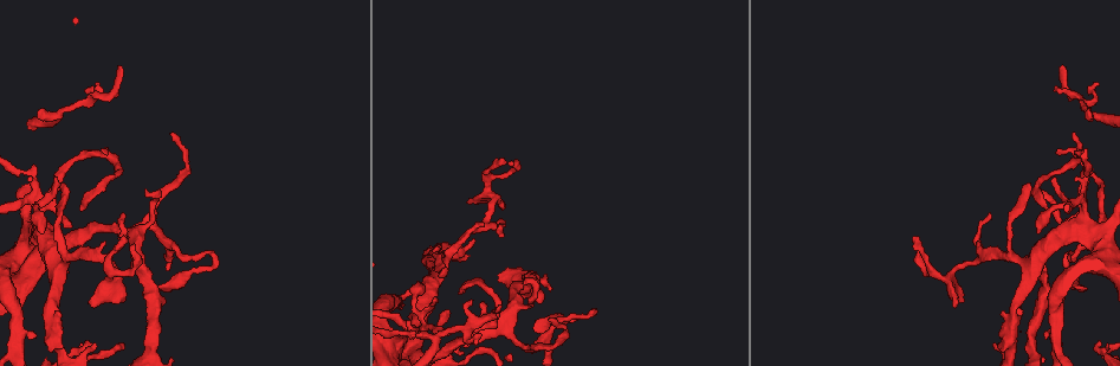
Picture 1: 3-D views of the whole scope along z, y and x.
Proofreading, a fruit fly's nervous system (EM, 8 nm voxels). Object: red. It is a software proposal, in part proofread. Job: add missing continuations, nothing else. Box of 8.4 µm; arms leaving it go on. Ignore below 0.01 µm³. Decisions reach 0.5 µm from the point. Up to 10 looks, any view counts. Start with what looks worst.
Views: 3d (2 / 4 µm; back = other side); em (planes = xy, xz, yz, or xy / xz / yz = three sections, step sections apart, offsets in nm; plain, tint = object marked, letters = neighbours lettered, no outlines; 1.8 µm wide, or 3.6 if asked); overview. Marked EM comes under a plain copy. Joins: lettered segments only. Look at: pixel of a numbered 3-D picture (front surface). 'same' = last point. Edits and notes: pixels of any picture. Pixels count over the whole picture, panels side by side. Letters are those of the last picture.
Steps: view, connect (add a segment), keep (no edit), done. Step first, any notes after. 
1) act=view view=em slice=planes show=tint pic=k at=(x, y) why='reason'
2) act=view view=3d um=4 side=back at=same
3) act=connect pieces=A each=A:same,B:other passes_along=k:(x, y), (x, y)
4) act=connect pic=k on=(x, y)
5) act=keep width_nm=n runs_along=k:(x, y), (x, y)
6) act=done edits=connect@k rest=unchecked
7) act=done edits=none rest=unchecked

act=view view=em slice=yz step=16 show=tint pic=1 at=(417, 338) why='branch stops here'

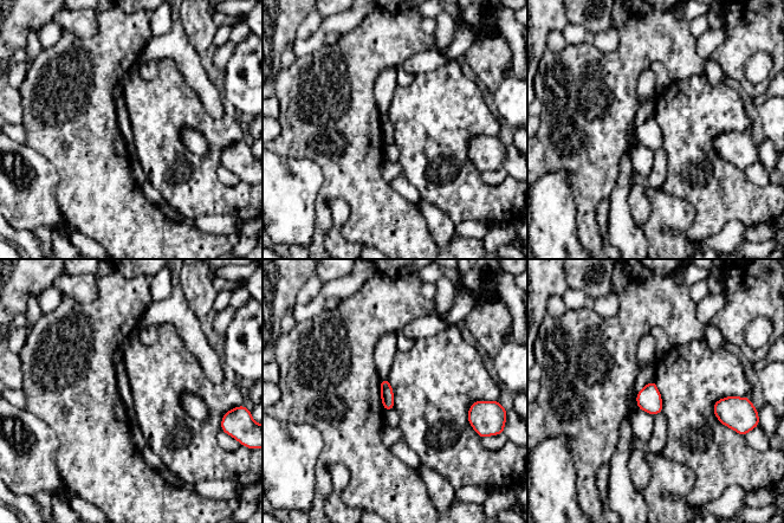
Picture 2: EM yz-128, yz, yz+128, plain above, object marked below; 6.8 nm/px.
act=view view=em slice=planes show=letters at=same

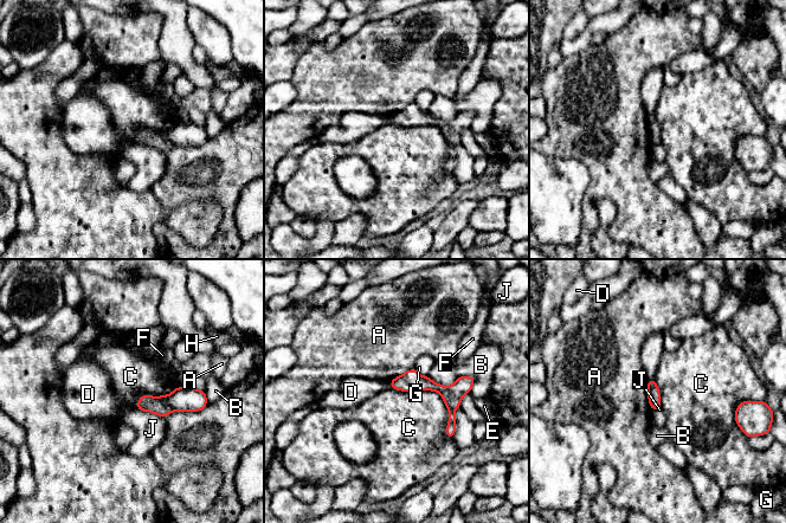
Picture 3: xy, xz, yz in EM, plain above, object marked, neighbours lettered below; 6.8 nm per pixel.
act=keep each=A:other,B:other,C:other,D:other,E:other,F:other,G:other,H:other,J:other runs_along=3:(393, 382), (442, 391), (468, 386) found='none of them fits'

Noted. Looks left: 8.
act=view view=em slice=yz step=4 show=tint pic=1 at=(467, 346) why='thin end'

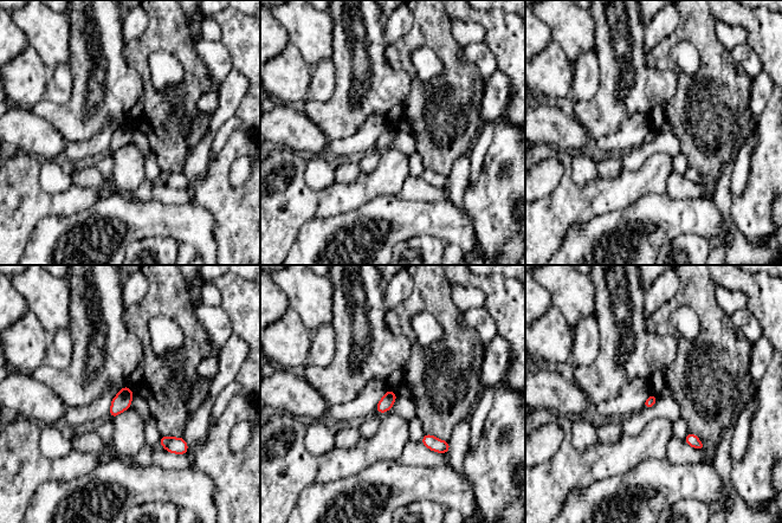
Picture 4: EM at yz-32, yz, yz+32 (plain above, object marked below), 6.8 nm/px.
act=view view=em slice=yz step=4 show=letters at=same why='what lies round it'

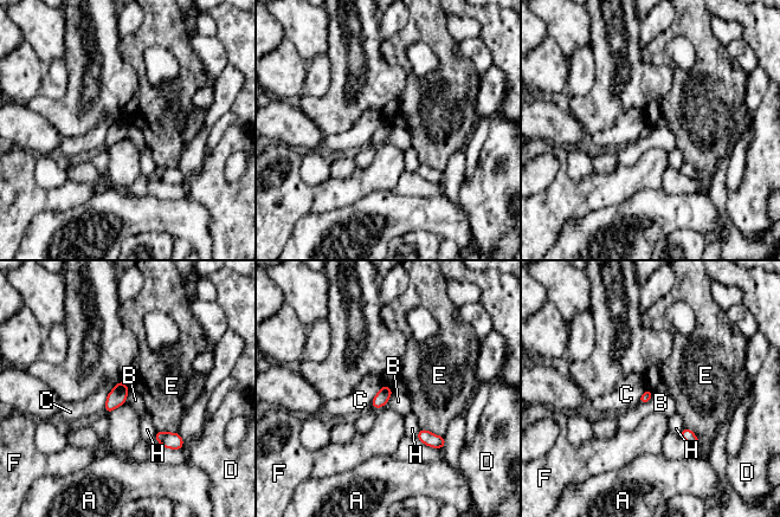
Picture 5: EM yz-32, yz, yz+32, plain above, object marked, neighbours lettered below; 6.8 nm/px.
act=keep each=A:other,B:other,C:other,D:other,E:other,F:other,H:other border=5:(392, 392), (382, 406), (372, 408) found='none of them fits'

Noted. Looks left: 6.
act=view view=em slice=xz step=4 show=letters pic=1 at=(94, 346)

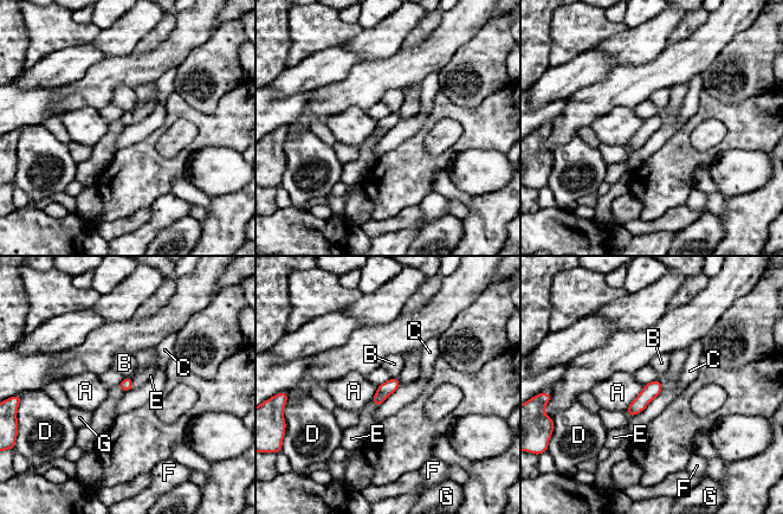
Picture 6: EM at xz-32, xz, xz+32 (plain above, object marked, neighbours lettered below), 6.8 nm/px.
act=view view=em slice=planes show=letters at=same

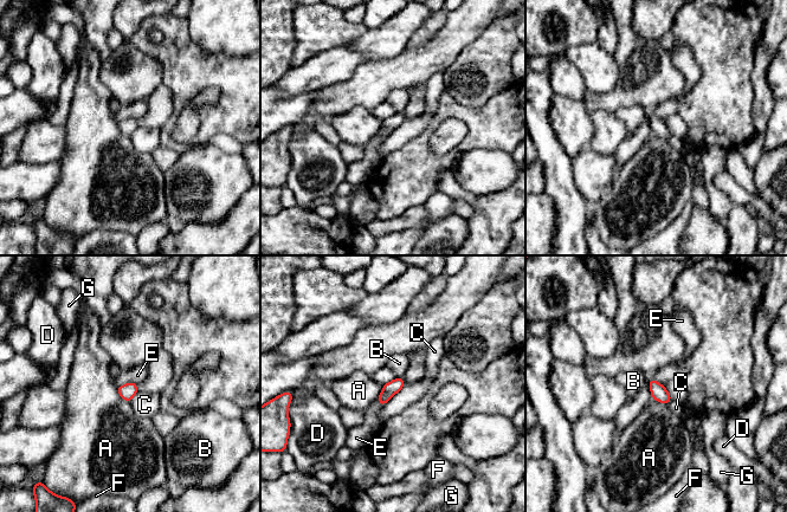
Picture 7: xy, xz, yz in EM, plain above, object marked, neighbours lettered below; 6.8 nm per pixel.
act=keep each=A:other,B:other,C:other,D:other,E:other,F:other,G:other border=7:(136, 383), (128, 382), (117, 387) found='no lettered segment goes on from it'

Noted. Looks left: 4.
act=view view=em slice=yz step=16 show=letters pic=1 at=(1043, 226) why='abrupt turn'

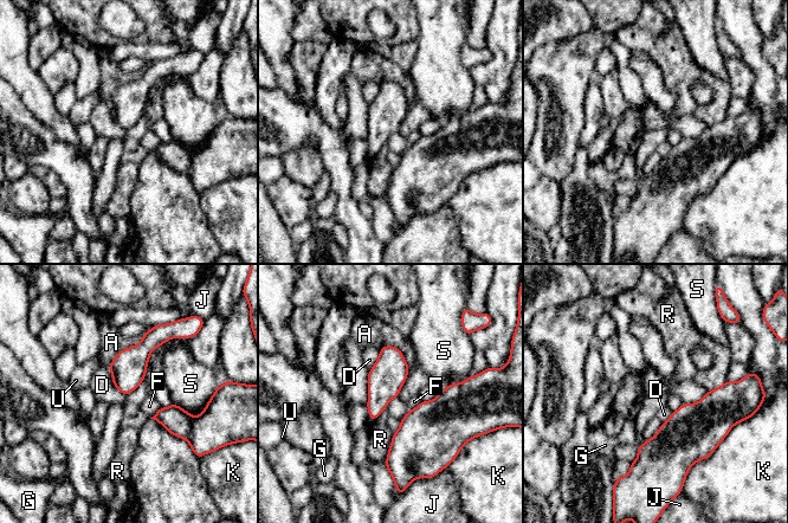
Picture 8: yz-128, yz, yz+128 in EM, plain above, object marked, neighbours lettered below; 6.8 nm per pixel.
act=keep each=A:other,D:other,F:other,G:other,J:other,K:other,R:other,S:other,U:other border=8:(108, 367), (112, 385), (124, 395) found='no lettered segment goes on from it'

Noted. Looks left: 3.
act=done edits=none rest=unchecked

